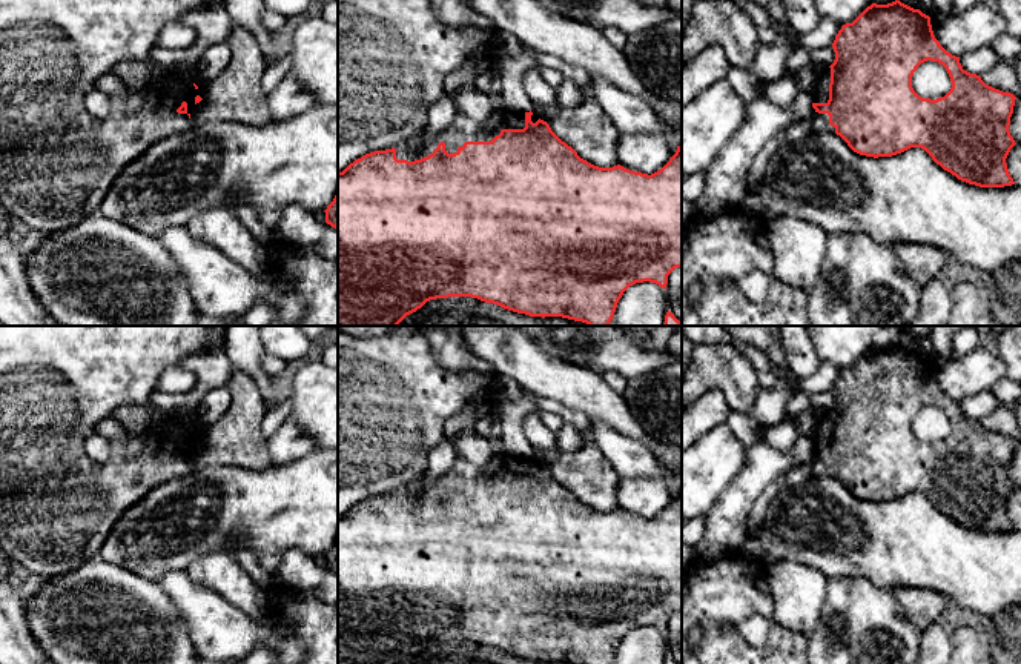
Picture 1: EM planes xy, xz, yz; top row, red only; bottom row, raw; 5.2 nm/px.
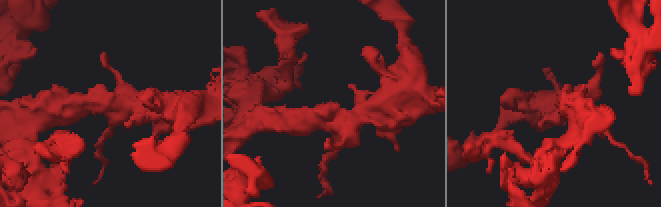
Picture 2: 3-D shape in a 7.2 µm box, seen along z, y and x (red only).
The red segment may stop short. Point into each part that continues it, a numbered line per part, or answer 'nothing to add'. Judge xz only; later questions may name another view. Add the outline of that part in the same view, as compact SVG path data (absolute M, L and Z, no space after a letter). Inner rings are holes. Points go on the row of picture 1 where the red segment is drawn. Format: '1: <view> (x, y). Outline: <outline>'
1: xz (462, 128). Outline: M494 108L484 121L473 121L464 114L458 114L454 120L438 134L431 143L421 143L421 132L410 140L398 144L396 158L415 161L433 154L441 141L445 143L448 154L458 152L465 141L491 141L502 129L524 129L525 112L510 111L507 108Z

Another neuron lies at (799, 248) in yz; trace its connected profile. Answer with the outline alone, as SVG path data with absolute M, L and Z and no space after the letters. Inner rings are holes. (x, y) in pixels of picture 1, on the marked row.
M792 217L763 220L774 254L774 275L794 287L812 290L826 257L826 232L812 223Z

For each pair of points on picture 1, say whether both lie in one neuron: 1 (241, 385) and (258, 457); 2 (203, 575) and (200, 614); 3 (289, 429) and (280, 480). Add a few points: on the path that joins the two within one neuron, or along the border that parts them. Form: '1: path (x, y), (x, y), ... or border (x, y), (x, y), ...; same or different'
1: path (244, 403), (244, 438); same
2: border (186, 571), (197, 584), (209, 587), (232, 604); different
3: border (315, 448), (289, 463), (272, 466); different

